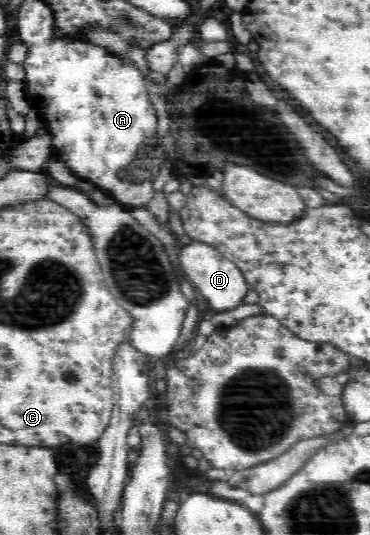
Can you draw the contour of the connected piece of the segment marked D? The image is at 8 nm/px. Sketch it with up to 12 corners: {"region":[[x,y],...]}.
{"region":[[206,243],[182,246],[180,268],[211,310],[240,306],[248,283]]}

